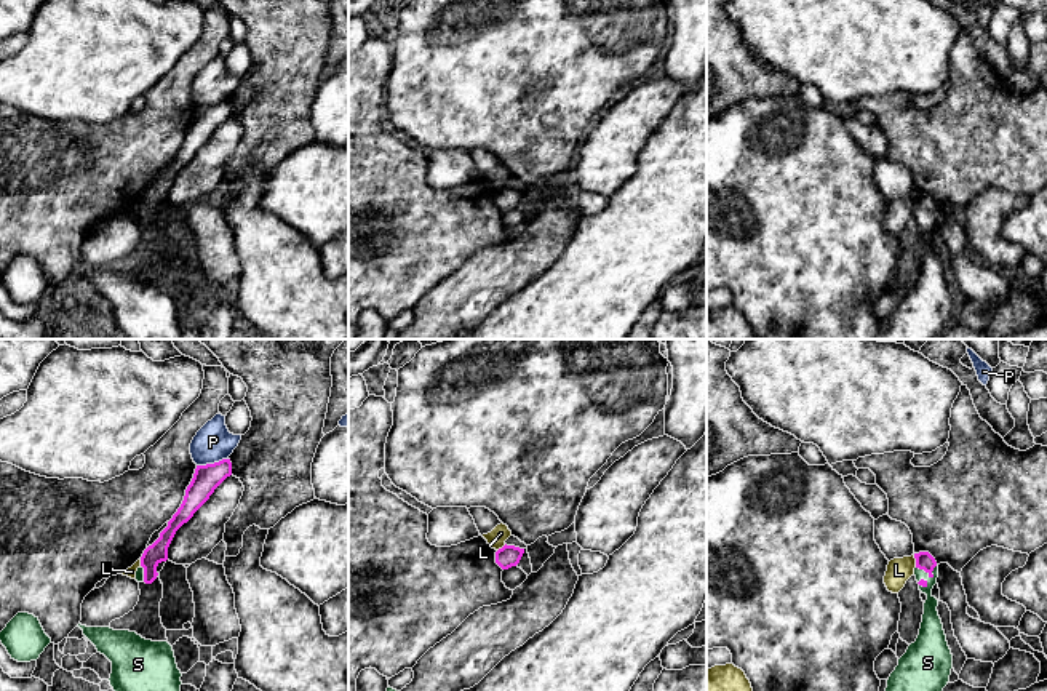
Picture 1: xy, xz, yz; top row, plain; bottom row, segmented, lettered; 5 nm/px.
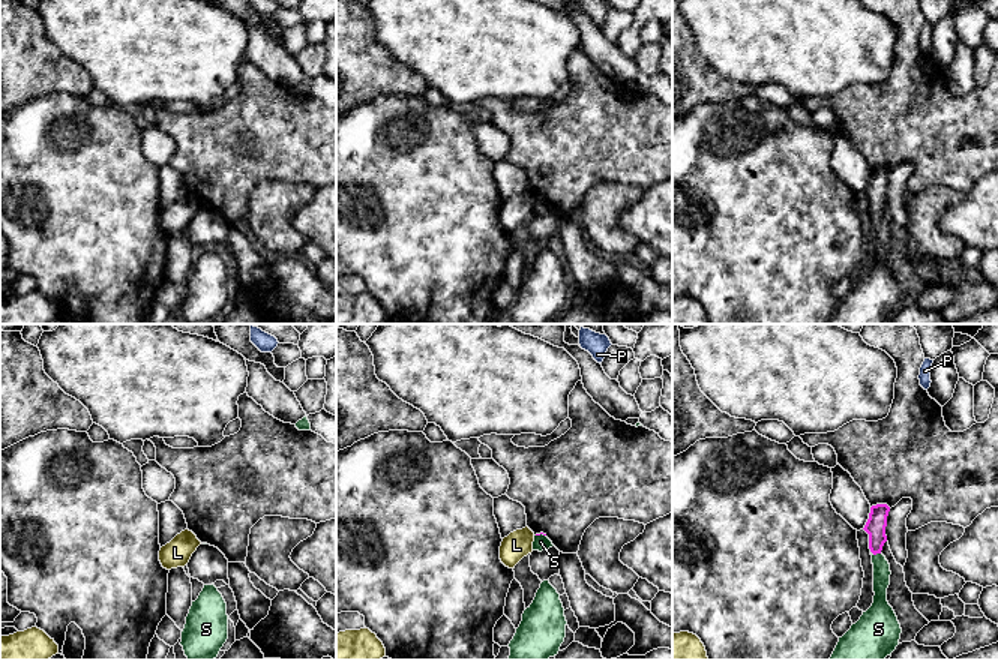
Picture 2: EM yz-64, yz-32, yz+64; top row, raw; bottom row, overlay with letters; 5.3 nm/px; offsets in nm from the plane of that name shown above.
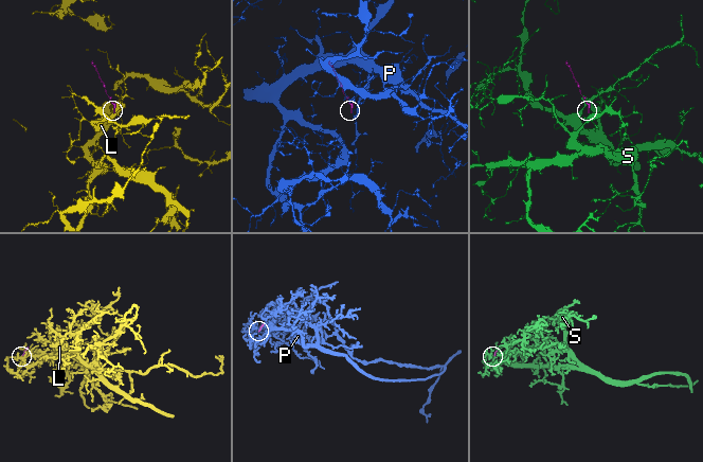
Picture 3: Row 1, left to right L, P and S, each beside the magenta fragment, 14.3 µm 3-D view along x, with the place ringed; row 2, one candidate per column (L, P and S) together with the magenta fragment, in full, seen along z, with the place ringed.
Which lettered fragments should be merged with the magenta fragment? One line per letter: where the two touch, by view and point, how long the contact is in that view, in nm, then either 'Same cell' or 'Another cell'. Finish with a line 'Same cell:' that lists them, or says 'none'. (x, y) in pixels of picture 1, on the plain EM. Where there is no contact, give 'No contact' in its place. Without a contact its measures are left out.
L: Touches magenta at yz (916, 203). Shared border 70 nm. Another cell
P: Touches magenta at xy (211, 106). Shared border 170 nm. Another cell
S: Touches magenta at yz (926, 213). Shared border 110 nm. Same cell
Same cell: S

